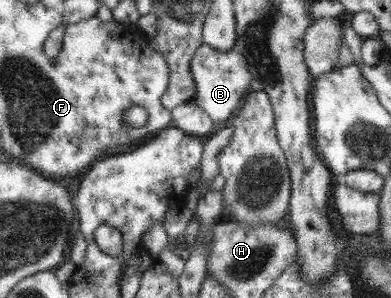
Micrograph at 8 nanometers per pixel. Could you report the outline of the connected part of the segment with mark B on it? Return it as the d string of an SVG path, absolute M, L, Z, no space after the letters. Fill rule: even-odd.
M205 43L197 48L197 52L191 59L191 73L195 79L195 87L197 87L193 102L203 107L213 122L230 120L250 92L249 86L251 86L253 75L245 60L245 56L237 50L221 51Z

